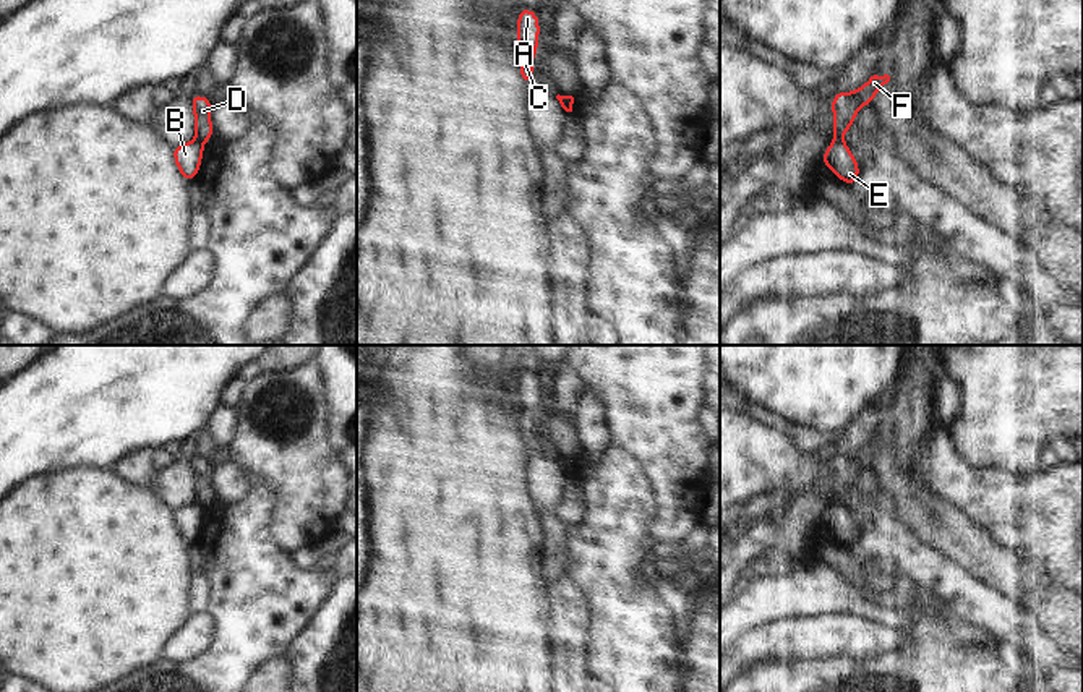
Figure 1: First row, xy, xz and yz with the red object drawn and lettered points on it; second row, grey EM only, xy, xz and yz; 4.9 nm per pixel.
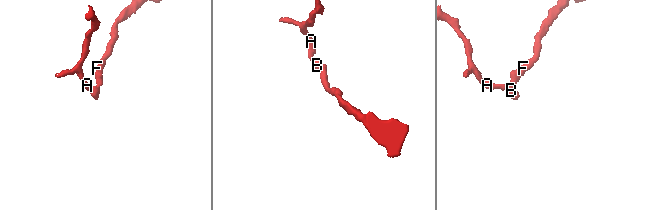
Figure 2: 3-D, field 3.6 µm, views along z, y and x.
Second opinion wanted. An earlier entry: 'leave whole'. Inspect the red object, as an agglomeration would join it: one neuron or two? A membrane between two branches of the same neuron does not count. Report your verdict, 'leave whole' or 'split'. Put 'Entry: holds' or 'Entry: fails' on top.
Entry: fails
split

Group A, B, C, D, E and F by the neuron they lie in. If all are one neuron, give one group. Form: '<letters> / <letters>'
A B C E / D F

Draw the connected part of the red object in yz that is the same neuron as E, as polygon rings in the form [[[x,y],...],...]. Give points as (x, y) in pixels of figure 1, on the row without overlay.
[[[832,504],[822,517],[820,525],[835,536],[841,546],[856,549],[861,538],[859,527],[845,504]]]

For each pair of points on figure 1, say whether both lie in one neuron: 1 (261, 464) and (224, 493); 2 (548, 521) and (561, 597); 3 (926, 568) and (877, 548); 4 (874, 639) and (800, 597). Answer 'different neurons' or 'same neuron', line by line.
1: different neurons
2: different neurons
3: same neuron
4: different neurons

